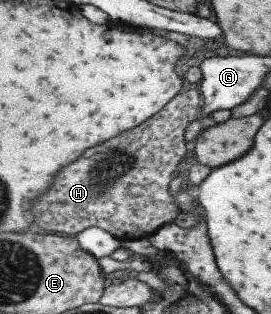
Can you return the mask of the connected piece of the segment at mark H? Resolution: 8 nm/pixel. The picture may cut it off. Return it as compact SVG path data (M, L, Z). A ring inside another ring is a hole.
M190 89L175 96L162 111L140 126L126 130L126 133L106 144L90 148L78 162L70 164L70 168L58 174L52 192L42 196L40 204L34 206L33 211L37 216L34 226L44 231L67 236L75 236L91 226L99 226L115 234L121 240L134 240L134 238L148 237L154 234L160 226L173 223L180 212L170 194L172 172L176 170L176 166L188 152L184 132L190 126L190 122L194 122L200 116L200 109L204 104L202 98L200 91Z

